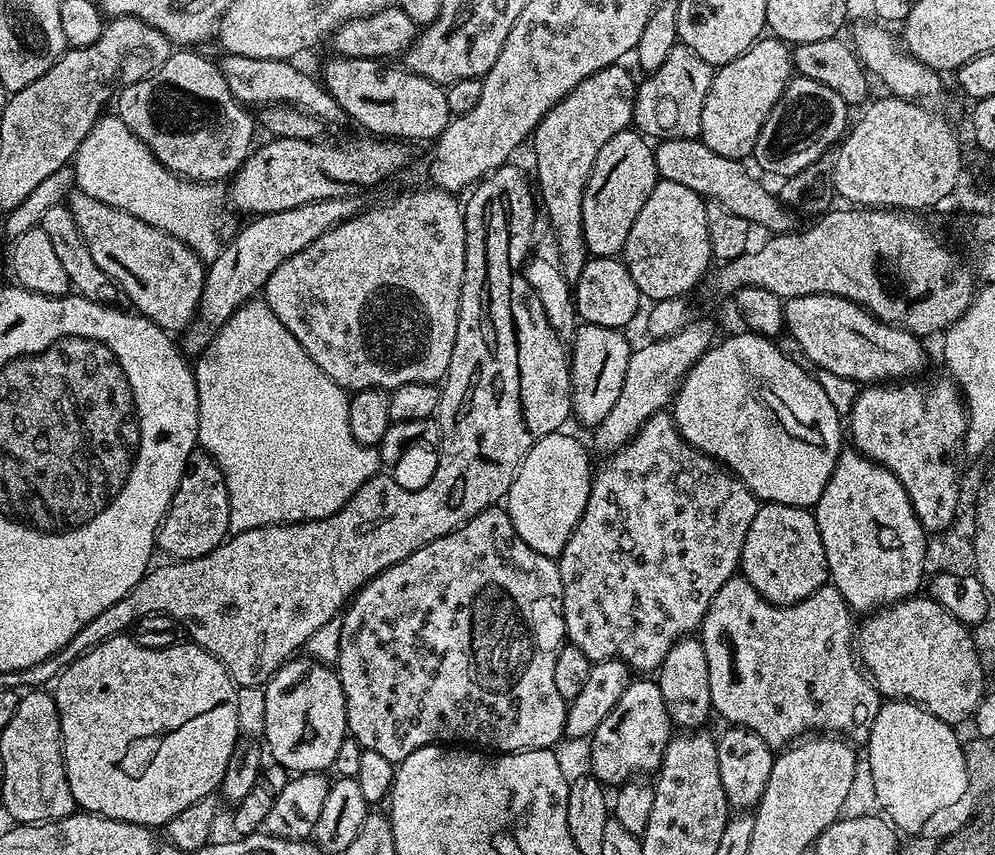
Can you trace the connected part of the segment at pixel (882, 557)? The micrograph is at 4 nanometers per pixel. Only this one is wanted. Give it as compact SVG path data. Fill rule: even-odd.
M855 450L841 451L830 474L830 482L826 482L826 490L822 490L822 498L814 506L814 515L822 534L822 546L826 550L830 583L842 594L853 613L868 614L887 605L897 604L921 591L925 583L924 555L928 549L929 537L916 517L916 511L902 482L898 482L889 468L883 468Z

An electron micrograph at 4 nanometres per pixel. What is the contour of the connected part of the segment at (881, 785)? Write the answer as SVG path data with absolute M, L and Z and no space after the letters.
M888 700L887 702L881 703L878 714L874 718L874 726L870 730L870 738L866 741L866 748L868 748L868 772L872 775L872 792L876 795L877 802L880 803L881 809L879 808L879 811L883 813L901 833L918 831L931 816L938 815L943 808L950 807L955 800L960 800L963 796L967 797L969 795L964 744L962 740L956 737L956 732L957 729L953 727L953 725L942 722L934 714L930 714L924 708L920 707L919 704L911 704L908 700Z

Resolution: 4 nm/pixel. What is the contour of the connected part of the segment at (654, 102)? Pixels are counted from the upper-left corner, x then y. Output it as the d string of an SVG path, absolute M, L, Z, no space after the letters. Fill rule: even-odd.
M676 43L674 50L670 50L670 58L666 58L658 70L647 73L644 81L639 81L632 115L635 127L656 142L697 139L702 126L702 106L706 102L706 90L710 90L713 71L713 65L698 58L694 50Z

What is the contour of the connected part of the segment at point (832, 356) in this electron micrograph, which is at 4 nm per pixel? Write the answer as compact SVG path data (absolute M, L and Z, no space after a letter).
M806 294L784 300L784 327L804 351L803 359L809 365L817 364L822 371L844 380L857 380L860 386L908 382L919 377L916 375L928 364L921 337L884 324L862 306L841 296Z

